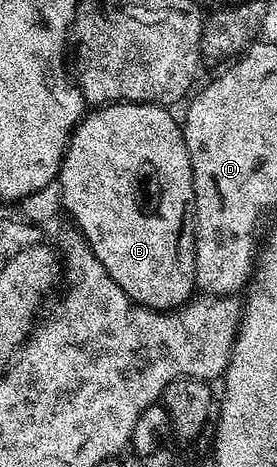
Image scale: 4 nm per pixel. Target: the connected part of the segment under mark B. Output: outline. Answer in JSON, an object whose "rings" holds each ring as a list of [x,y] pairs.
{"rings":[[[108,103],[100,106],[98,109],[92,110],[92,113],[84,114],[80,119],[79,124],[71,132],[71,140],[67,143],[67,151],[63,154],[63,164],[59,167],[58,183],[61,189],[61,203],[62,210],[71,214],[71,219],[74,226],[77,228],[80,235],[82,235],[84,241],[89,245],[89,249],[93,249],[93,253],[97,257],[97,261],[101,265],[105,265],[105,269],[109,273],[109,277],[113,277],[113,281],[117,281],[117,285],[121,285],[121,289],[127,296],[134,301],[134,303],[140,303],[143,307],[151,307],[154,311],[170,311],[177,307],[182,307],[184,303],[188,302],[192,298],[193,292],[196,290],[195,285],[195,198],[193,197],[193,169],[191,168],[191,162],[189,161],[189,149],[185,145],[185,137],[183,136],[183,128],[178,118],[174,119],[170,115],[166,106],[158,103]]]}

